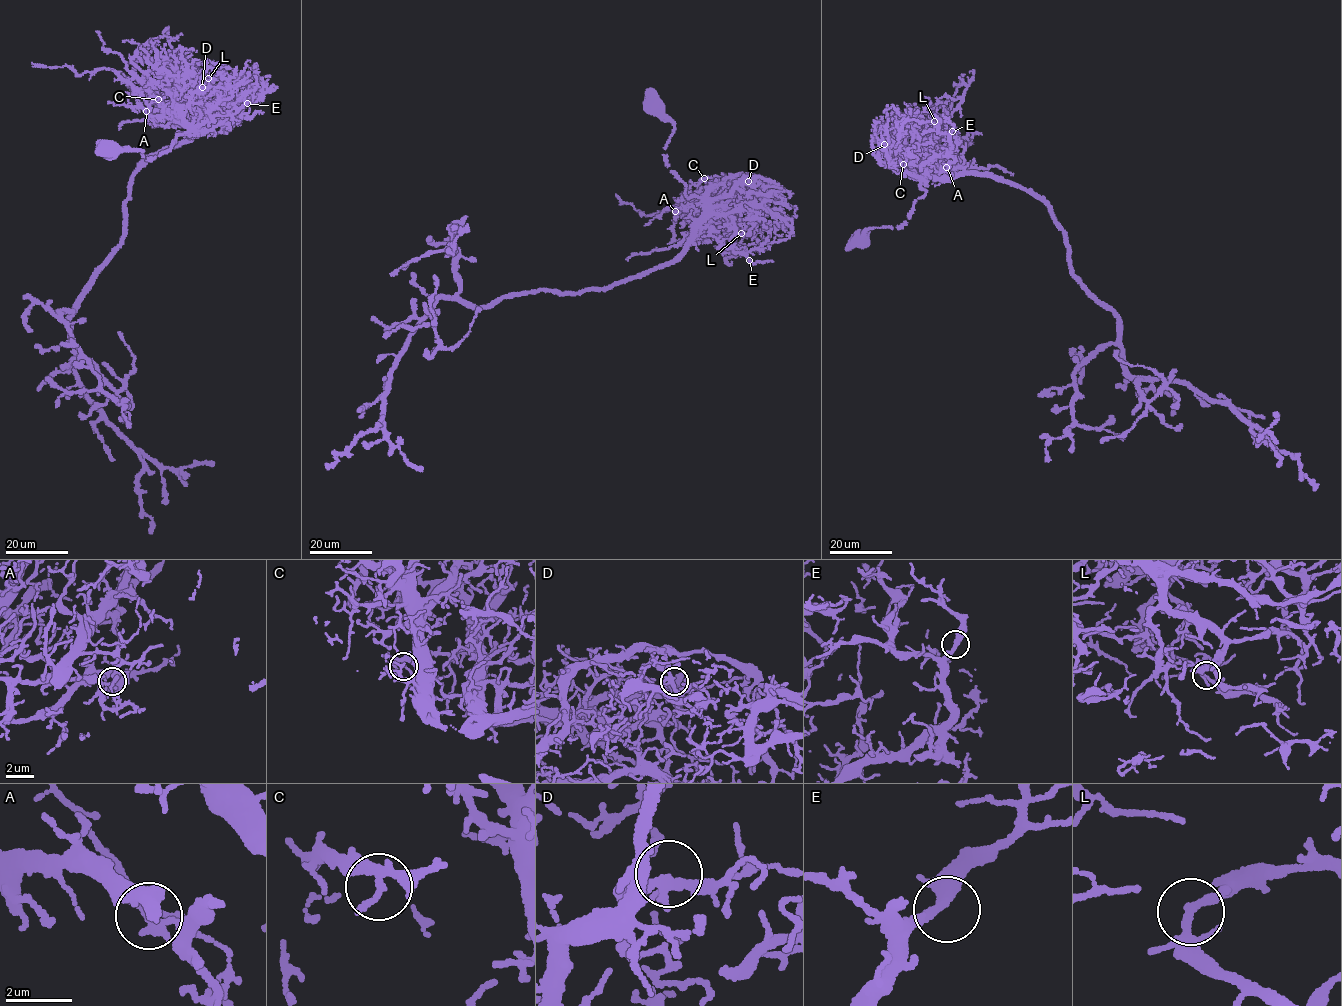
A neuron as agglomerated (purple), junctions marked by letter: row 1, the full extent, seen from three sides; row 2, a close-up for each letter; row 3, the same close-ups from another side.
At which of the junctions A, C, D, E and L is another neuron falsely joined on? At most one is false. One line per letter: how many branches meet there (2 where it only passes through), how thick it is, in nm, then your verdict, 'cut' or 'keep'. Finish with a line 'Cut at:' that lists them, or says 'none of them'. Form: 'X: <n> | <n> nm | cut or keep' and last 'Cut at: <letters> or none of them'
A: 3 | 240 nm | cut
C: 3 | 240 nm | keep
D: 3 | 240 nm | keep
E: 3 | 280 nm | keep
L: 3 | 240 nm | keep
Cut at: A

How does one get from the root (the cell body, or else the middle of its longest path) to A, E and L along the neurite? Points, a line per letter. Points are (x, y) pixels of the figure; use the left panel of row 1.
A: (108, 149), (143, 151), (143, 156), (152, 159), (169, 149), (176, 136), (188, 131), (167, 110), (146, 111)
E: (108, 149), (143, 151), (143, 156), (152, 159), (169, 149), (176, 136), (231, 123), (247, 103)
L: (108, 149), (143, 151), (143, 156), (151, 160), (169, 149), (176, 136), (196, 126), (218, 94), (208, 78)

